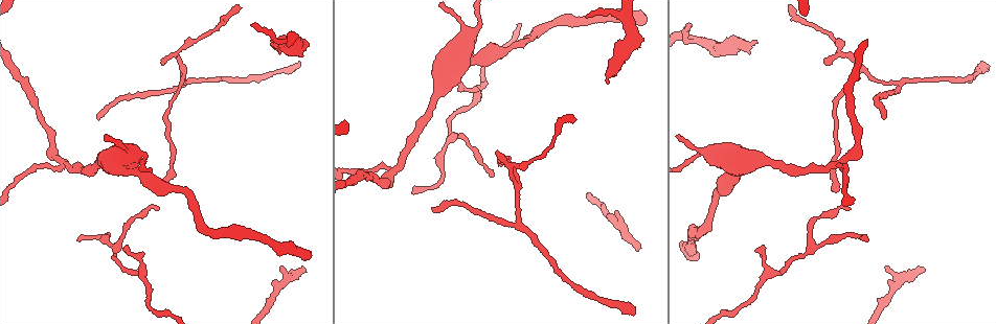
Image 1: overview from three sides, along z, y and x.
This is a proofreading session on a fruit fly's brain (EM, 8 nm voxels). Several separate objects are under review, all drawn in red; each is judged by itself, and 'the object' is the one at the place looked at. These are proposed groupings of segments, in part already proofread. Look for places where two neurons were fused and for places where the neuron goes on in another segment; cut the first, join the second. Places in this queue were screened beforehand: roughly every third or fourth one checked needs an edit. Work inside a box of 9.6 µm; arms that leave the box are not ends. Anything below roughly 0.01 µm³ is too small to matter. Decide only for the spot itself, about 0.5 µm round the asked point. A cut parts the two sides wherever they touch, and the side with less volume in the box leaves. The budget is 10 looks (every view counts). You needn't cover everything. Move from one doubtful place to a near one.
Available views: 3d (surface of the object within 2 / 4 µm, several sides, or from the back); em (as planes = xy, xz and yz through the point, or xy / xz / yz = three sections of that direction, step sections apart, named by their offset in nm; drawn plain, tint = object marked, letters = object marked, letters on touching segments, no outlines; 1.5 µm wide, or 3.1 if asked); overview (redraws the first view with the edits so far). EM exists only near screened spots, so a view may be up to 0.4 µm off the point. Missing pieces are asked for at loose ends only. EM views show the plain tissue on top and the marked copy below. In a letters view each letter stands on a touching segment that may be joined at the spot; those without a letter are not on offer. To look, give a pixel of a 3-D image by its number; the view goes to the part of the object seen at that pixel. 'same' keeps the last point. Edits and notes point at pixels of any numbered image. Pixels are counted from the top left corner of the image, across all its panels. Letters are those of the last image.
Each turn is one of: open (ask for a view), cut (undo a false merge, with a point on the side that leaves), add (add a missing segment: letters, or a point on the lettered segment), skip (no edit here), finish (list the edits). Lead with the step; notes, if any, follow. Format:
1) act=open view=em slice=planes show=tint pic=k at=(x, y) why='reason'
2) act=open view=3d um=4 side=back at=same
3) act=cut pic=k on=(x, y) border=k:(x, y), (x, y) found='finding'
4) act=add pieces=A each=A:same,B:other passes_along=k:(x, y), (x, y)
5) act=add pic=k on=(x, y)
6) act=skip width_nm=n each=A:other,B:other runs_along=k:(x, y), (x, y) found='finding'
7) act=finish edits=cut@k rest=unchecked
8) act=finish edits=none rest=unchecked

act=open view=em slice=yz step=4 show=tint pic=1 at=(99, 119) why='end of a long branch'

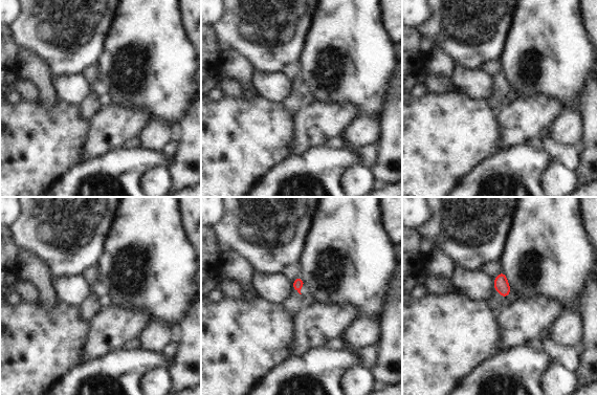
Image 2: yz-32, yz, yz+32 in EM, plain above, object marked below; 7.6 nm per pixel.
act=open view=em slice=yz step=4 show=letters at=same why='see the neighbours'

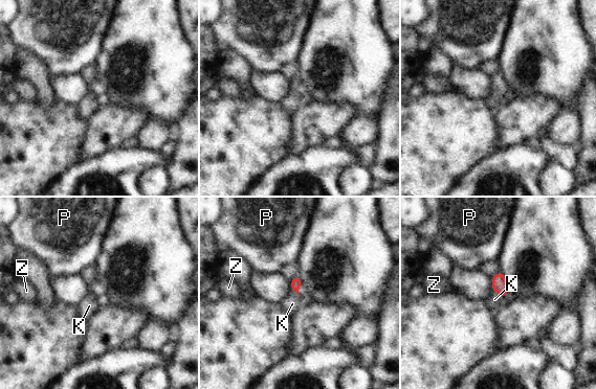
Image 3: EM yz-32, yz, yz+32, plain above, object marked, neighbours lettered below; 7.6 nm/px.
act=add pieces=K width_nm=80 each=K:same,P:other,Z:other passes_along=3:(499, 283), (498, 292), (494, 299) found='it goes on there'

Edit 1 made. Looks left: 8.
act=open view=overview

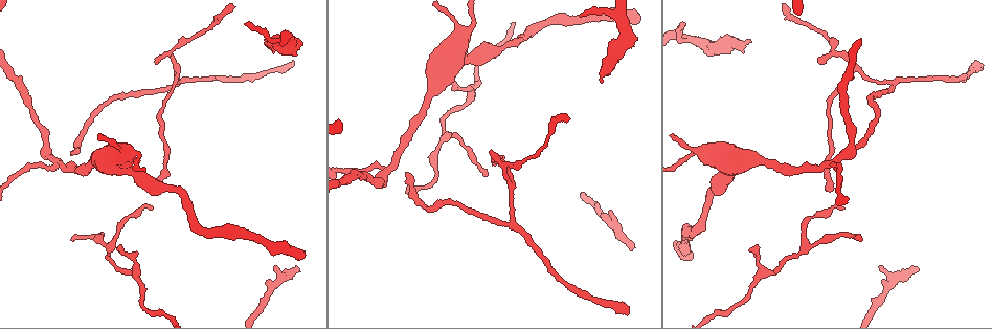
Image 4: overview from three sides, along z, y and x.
act=open view=em slice=yz step=8 show=tint pic=4 at=(435, 90) why='sudden change in width'

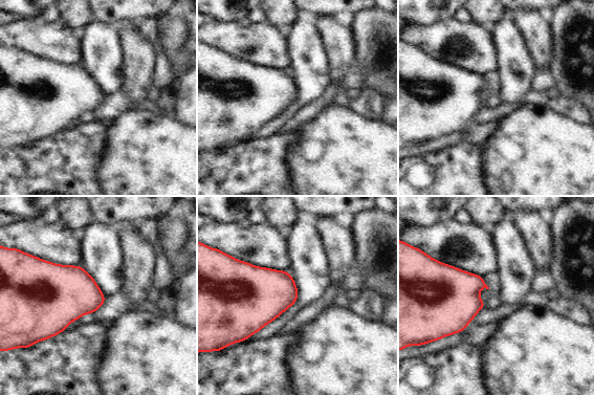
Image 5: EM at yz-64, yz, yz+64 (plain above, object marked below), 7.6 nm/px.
act=open view=em slice=xz step=8 show=letters at=same

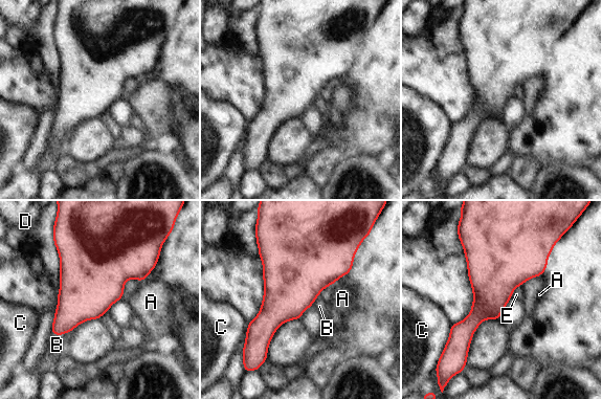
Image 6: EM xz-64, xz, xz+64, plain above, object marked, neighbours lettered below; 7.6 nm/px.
act=skip each=A:other,B:other,C:other,D:other,E:other border=6:(70, 331), (64, 334), (51, 333) found='continuous, no second neuron'

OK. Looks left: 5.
act=finish edits=add@3 rest=unchecked

